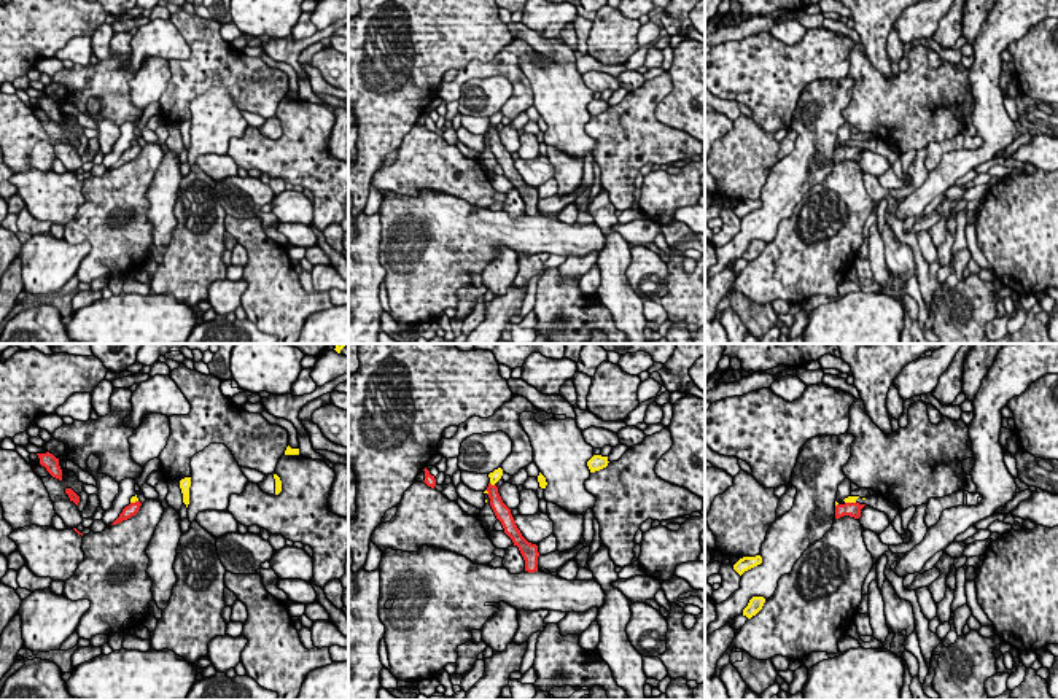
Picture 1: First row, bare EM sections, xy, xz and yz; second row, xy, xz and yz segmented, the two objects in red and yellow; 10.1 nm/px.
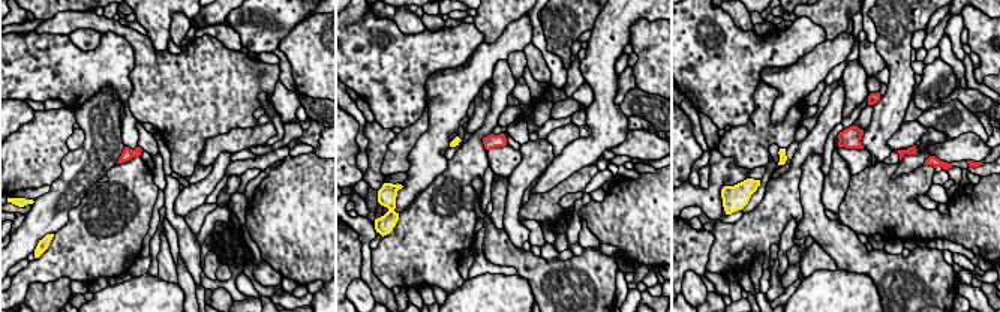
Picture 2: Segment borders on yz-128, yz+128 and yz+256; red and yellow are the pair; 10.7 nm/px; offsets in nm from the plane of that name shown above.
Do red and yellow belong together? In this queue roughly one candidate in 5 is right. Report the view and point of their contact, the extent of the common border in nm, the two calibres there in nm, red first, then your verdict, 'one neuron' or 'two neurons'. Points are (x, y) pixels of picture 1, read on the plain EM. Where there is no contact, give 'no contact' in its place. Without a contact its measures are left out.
contact xz (490, 128); length 60 nm; calibres 140 and 120 nm; two neurons

